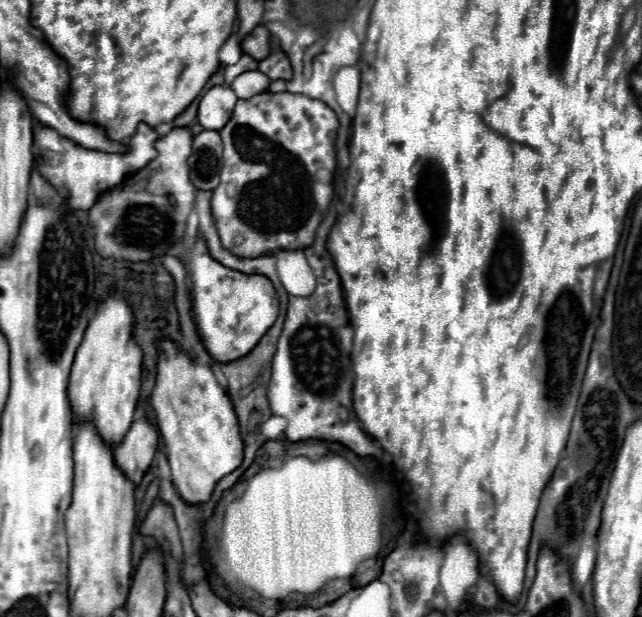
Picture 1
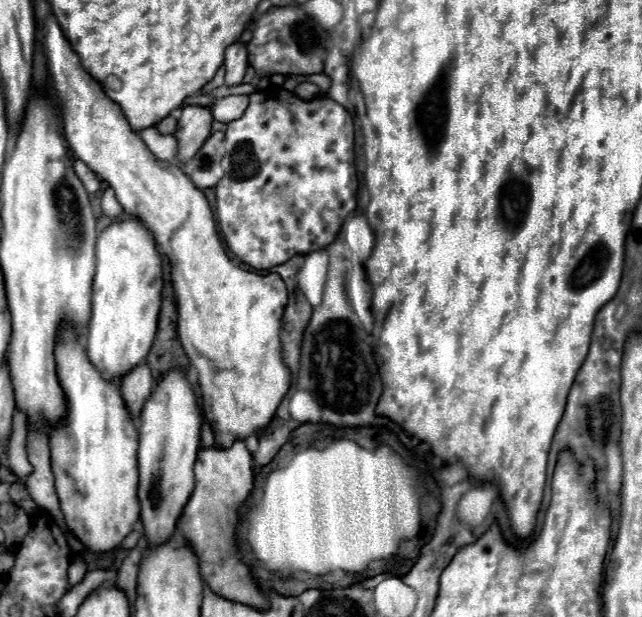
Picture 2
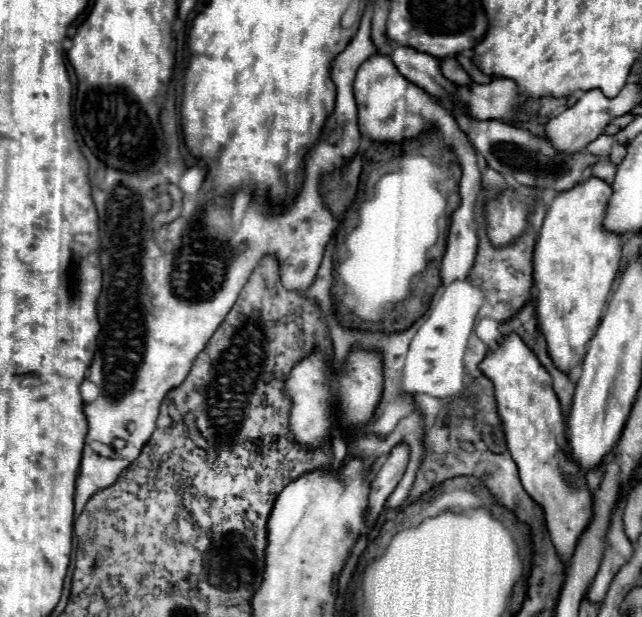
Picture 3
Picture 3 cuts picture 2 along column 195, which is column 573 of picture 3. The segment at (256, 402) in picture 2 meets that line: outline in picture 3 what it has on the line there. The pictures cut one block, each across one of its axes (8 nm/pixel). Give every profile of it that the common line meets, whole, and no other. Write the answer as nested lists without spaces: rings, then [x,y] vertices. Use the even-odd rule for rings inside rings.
[[[594,176],[572,186],[570,190],[560,192],[546,212],[546,218],[544,218],[544,224],[540,230],[540,238],[538,238],[538,246],[536,246],[534,258],[532,258],[536,318],[538,318],[542,334],[546,336],[550,358],[566,374],[582,360],[584,348],[586,348],[588,340],[594,336],[594,330],[598,326],[598,320],[602,316],[606,300],[610,296],[614,276],[618,272],[618,264],[620,264],[618,250],[622,250],[622,242],[626,240],[622,236],[620,238],[614,236],[612,232],[606,232],[602,228],[606,200],[610,200],[610,184],[600,178],[594,178]]]

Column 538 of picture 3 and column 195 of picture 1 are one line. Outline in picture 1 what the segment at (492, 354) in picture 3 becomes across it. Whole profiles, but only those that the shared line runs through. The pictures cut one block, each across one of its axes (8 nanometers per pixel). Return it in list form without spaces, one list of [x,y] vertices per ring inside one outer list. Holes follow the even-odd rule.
[[[160,340],[160,360],[156,368],[158,376],[152,392],[152,408],[158,432],[168,450],[172,482],[184,502],[208,502],[216,484],[228,476],[228,472],[234,472],[244,458],[244,442],[240,438],[234,406],[216,382],[212,370],[192,362],[188,354],[170,340]]]

